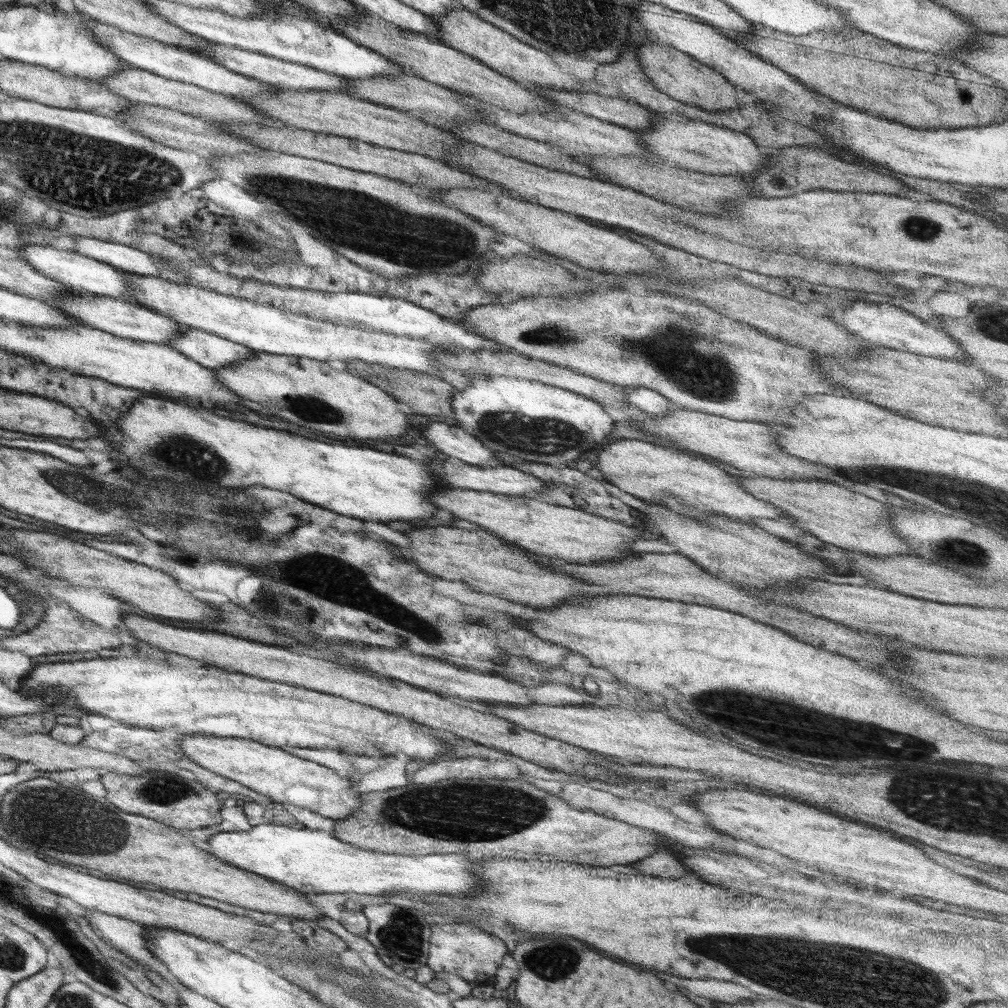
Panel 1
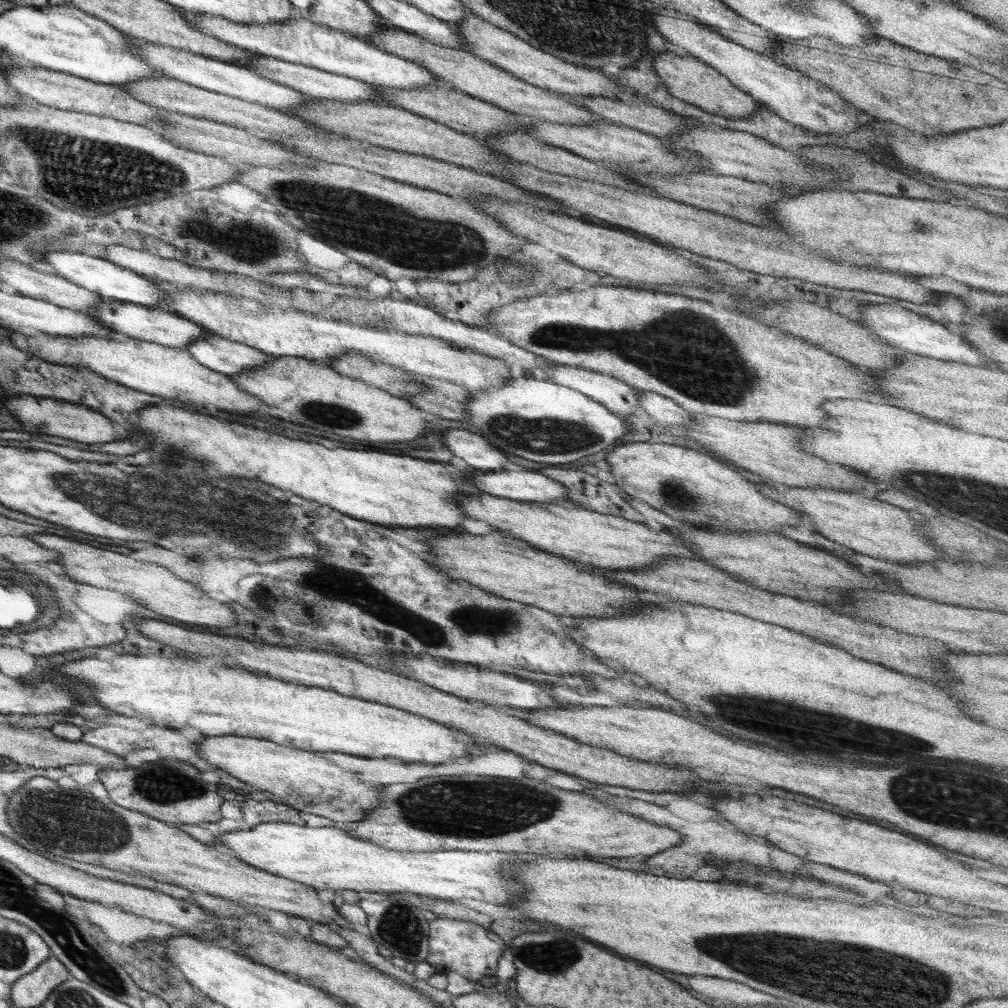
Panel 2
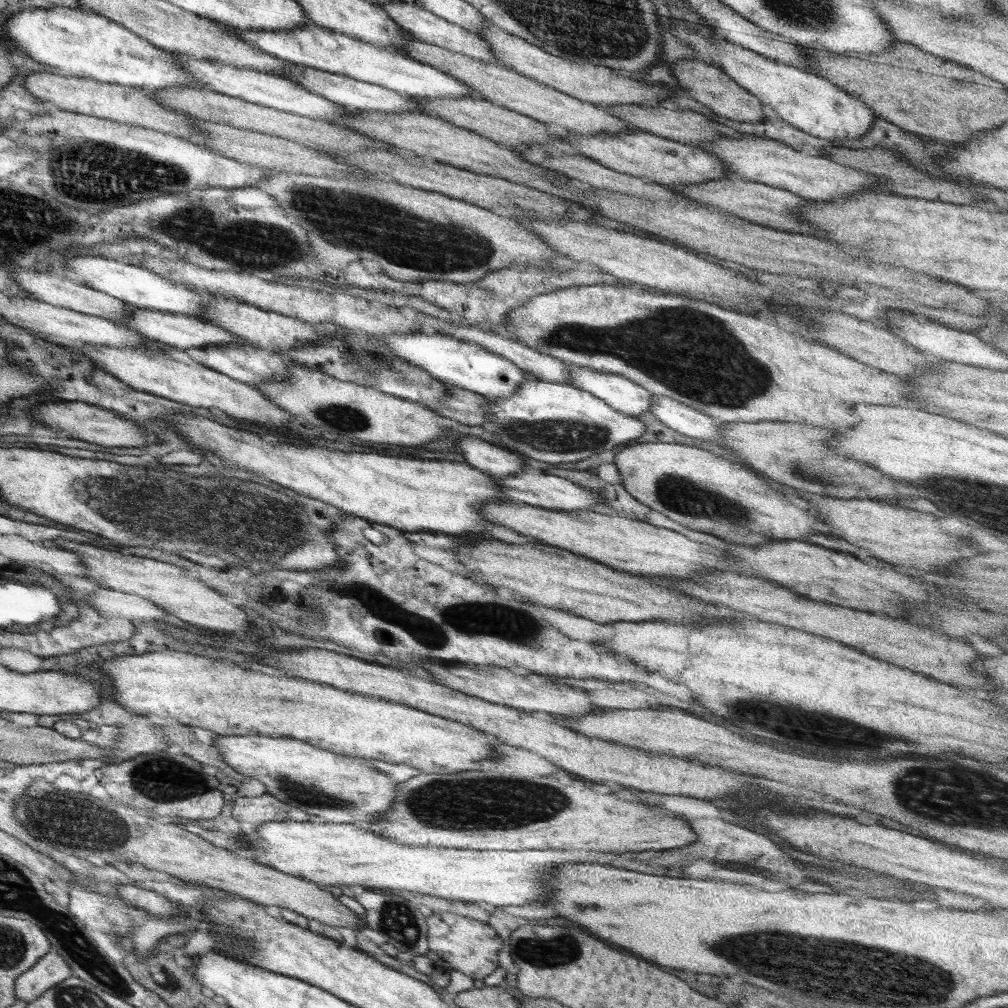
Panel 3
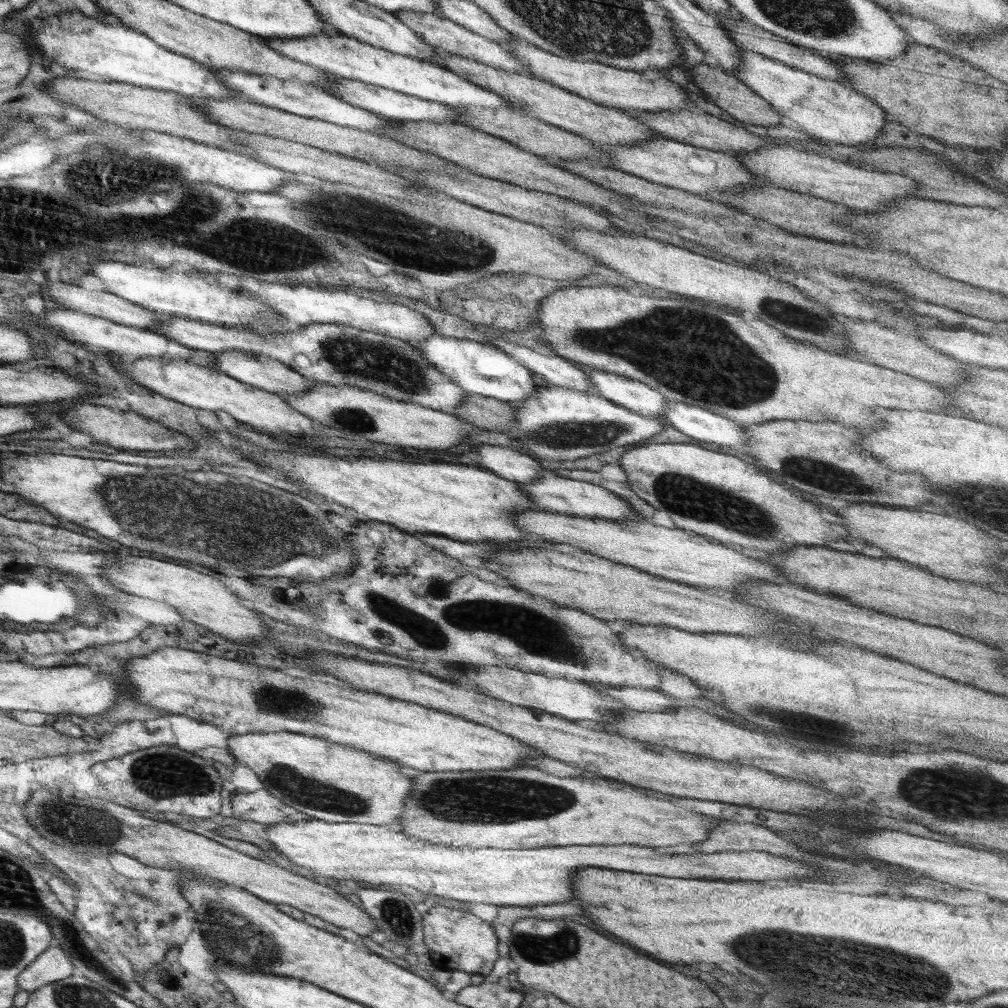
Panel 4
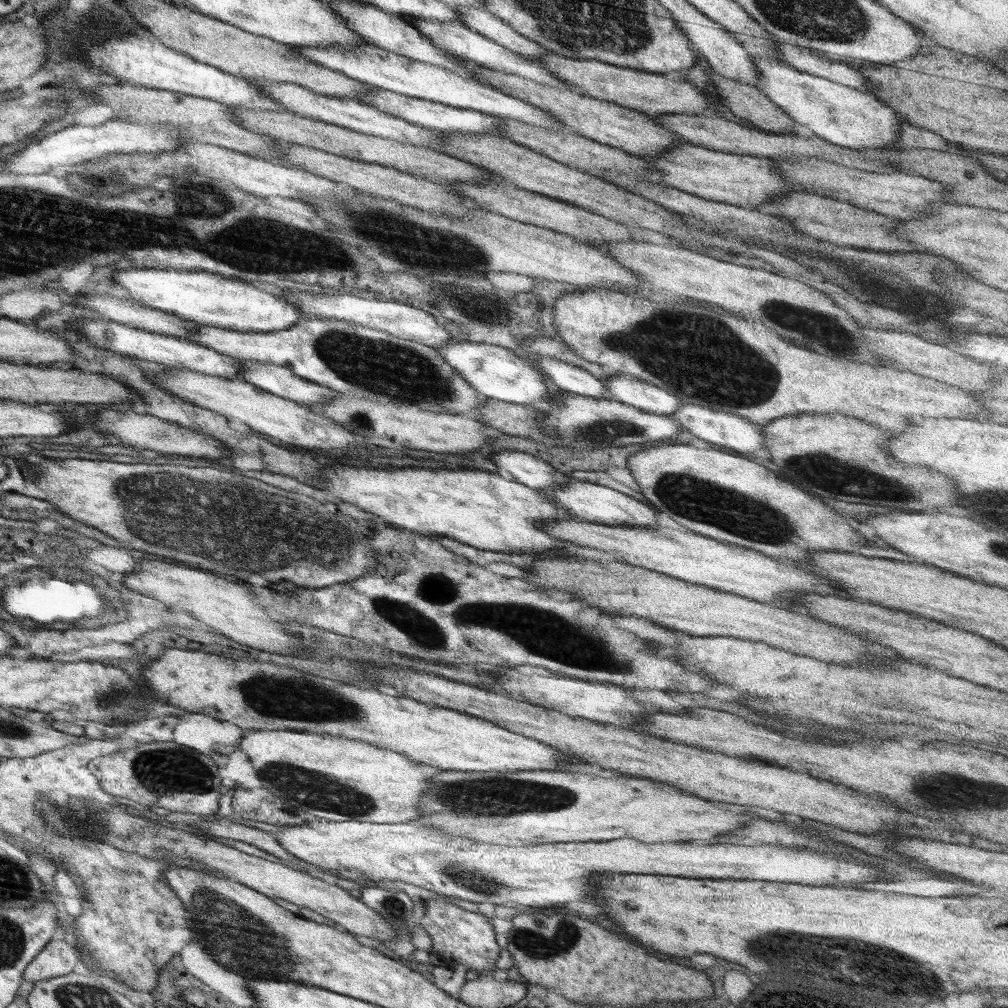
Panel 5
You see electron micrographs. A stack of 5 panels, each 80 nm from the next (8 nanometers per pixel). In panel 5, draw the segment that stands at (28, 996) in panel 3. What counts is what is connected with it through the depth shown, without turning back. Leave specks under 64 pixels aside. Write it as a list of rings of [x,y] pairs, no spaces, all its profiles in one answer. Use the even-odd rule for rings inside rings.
[[[61,937],[56,938],[45,946],[28,968],[25,968],[25,979],[35,983],[70,974],[79,961],[79,956],[76,944],[69,944]]]

